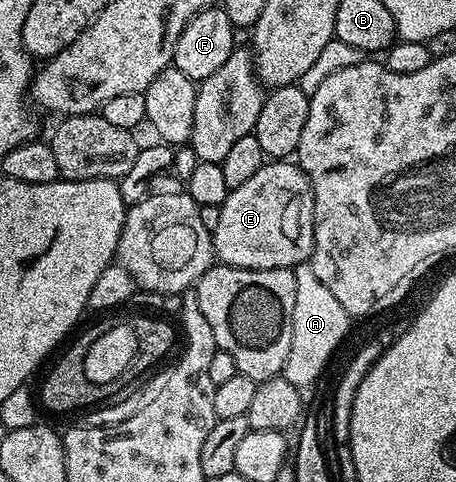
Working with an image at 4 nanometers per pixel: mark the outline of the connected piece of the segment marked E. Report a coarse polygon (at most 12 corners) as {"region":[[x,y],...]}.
{"region":[[287,159],[228,192],[215,256],[294,269],[315,246],[310,179]]}

